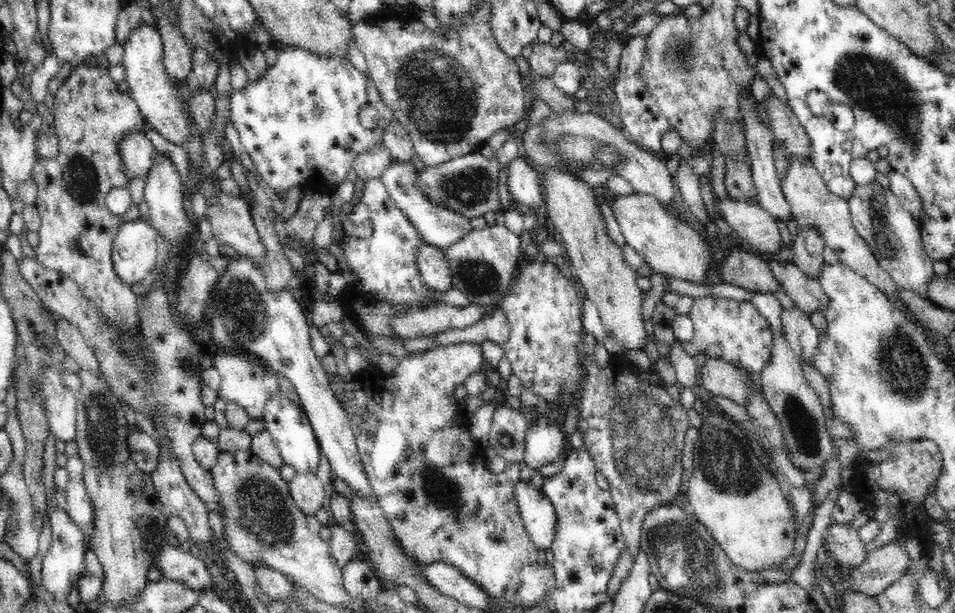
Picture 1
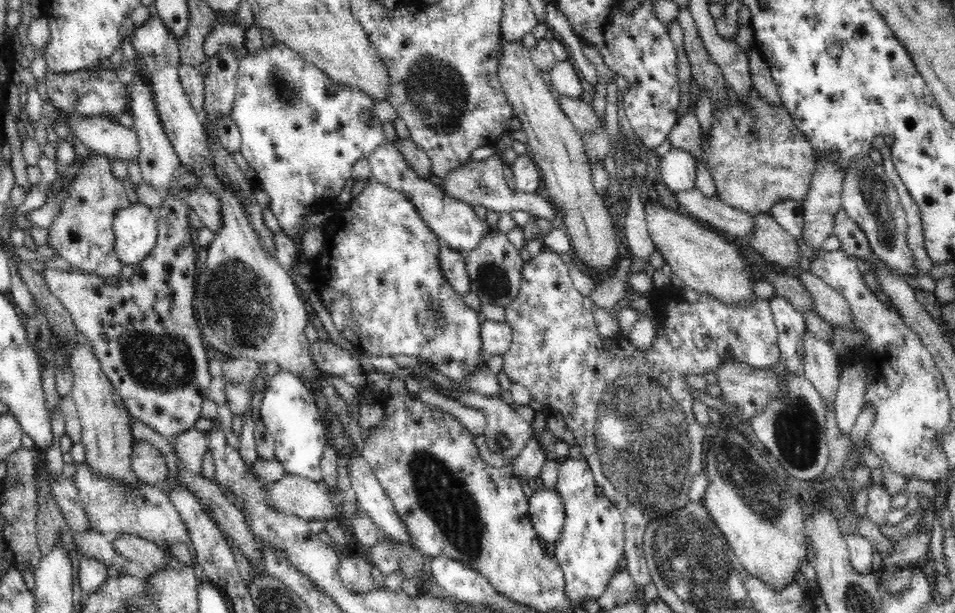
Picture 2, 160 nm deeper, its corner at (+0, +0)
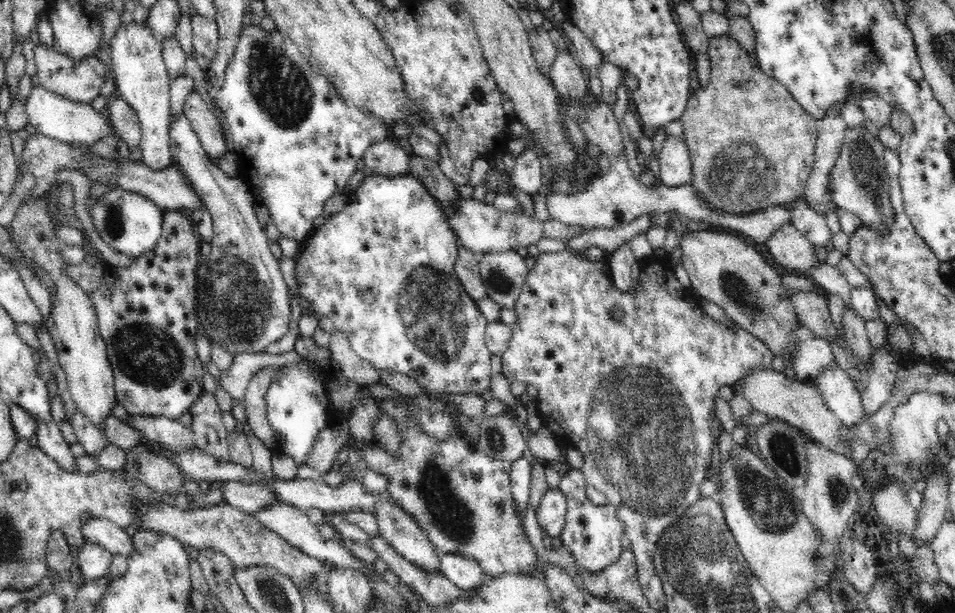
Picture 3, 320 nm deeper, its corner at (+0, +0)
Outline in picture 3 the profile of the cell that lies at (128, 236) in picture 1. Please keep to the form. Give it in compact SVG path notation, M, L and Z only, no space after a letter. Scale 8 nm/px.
M123 188L113 189L102 195L90 210L94 228L102 240L130 259L138 258L142 253L156 246L163 228L163 214L164 210L155 206L152 200Z

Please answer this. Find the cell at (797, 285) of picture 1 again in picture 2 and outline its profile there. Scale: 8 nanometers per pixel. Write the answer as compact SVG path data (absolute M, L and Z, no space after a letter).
M802 271L796 278L799 278L802 286L810 292L810 297L814 301L814 310L823 320L831 326L842 328L851 323L848 304L840 292L828 286L822 278L816 277L813 273Z

